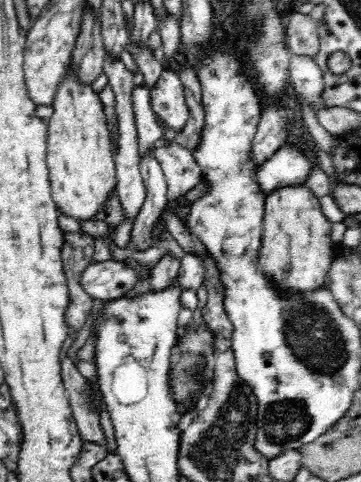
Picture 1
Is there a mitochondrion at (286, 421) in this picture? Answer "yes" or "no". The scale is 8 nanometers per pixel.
yes

